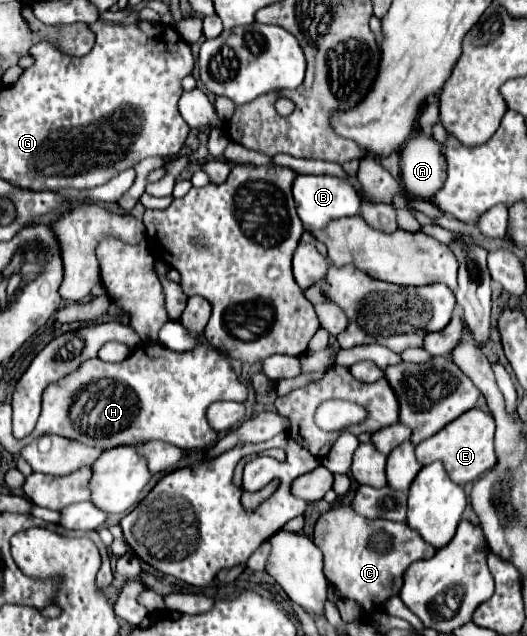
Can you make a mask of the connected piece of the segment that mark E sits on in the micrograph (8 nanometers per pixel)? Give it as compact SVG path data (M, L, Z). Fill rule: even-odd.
M472 409L460 419L448 423L448 427L440 429L436 435L428 437L424 443L416 445L416 457L422 465L432 461L442 461L452 481L458 485L466 485L476 481L482 473L490 471L496 465L496 449L494 449L494 419L490 413L482 409Z

